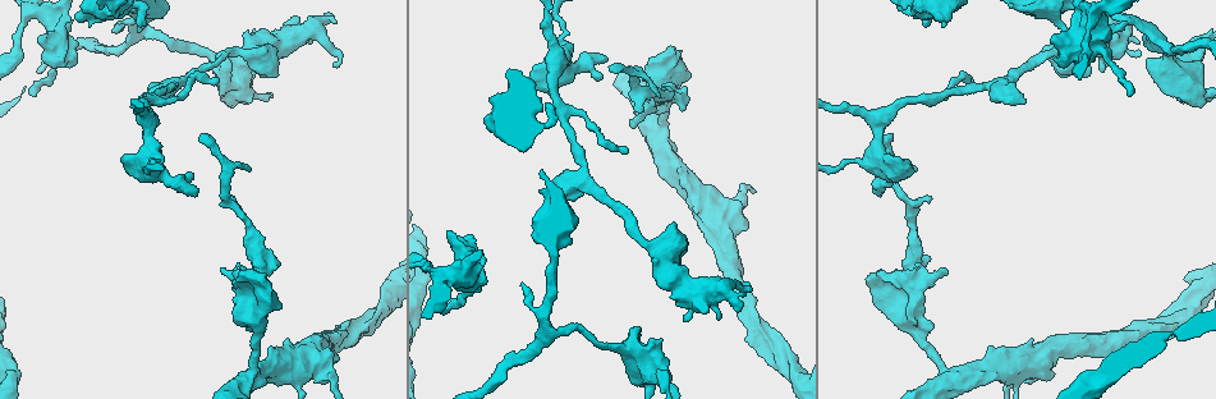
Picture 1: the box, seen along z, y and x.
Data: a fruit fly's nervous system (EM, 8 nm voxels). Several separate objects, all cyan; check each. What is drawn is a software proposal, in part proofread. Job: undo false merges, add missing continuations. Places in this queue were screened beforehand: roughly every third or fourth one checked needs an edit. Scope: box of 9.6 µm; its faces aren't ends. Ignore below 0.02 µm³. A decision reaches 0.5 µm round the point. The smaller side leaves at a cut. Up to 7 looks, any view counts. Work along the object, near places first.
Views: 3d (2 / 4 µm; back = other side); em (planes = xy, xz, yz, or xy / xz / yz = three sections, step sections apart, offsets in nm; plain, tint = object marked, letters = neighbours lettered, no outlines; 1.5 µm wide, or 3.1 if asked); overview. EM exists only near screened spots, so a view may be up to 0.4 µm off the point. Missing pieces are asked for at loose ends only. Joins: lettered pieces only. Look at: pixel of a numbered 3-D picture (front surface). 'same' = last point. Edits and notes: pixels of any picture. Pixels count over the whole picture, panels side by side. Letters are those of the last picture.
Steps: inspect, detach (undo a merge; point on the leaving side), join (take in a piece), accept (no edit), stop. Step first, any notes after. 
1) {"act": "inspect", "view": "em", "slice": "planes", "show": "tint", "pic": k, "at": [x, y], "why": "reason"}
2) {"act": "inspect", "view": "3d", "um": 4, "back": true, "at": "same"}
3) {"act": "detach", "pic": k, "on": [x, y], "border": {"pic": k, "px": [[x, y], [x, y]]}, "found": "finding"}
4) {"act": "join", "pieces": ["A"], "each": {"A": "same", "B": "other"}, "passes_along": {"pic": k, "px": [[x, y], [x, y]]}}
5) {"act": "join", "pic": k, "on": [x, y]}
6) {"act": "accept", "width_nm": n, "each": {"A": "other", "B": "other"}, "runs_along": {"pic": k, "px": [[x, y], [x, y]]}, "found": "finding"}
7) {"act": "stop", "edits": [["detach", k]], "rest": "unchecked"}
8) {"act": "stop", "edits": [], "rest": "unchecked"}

{"act": "inspect", "view": "em", "slice": "planes", "show": "letters", "pic": 1, "at": [1141, 52], "why": "an open end"}

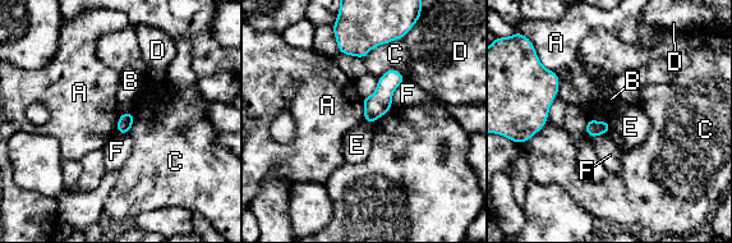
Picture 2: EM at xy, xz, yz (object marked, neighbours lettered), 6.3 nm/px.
{"act": "accept", "width_nm": 100, "longest_contact_nm": ["C", 260], "each": {"A": "other", "B": "other", "C": "other", "D": "other", "E": "other", "F": "other"}, "found": "no lettered piece goes on from it"}

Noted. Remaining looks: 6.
{"act": "inspect", "view": "em", "slice": "xz", "step": 8, "show": "tint", "pic": 1, "at": [522, 281], "why": "an open end"}

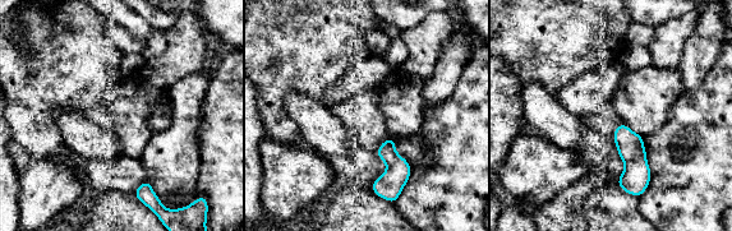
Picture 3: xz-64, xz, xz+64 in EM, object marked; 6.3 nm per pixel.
{"act": "inspect", "view": "em", "slice": "planes", "show": "letters", "at": "same", "why": "another direction"}

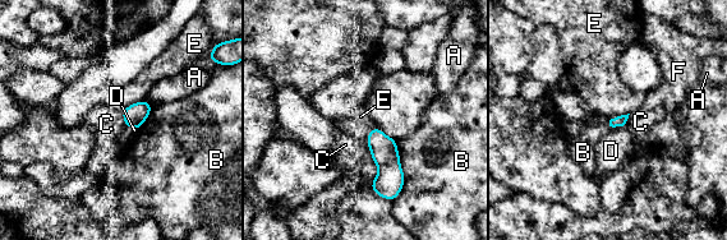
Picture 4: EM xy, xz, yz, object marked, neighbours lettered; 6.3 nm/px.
{"act": "accept", "each": {"A": "other", "B": "other", "C": "other", "D": "other", "E": "other", "F": "other"}, "border": {"pic": 4, "px": [[366, 143], [372, 157]]}, "found": "none of them fits"}

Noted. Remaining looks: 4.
{"act": "inspect", "view": "3d", "um": 2, "pic": 1, "at": [139, 25], "why": "end of a long branch"}

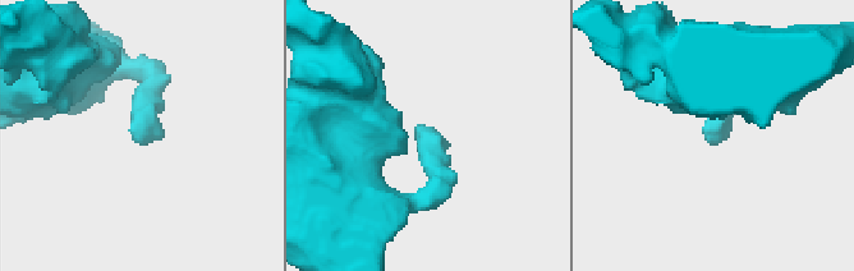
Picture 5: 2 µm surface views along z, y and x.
{"act": "inspect", "view": "em", "slice": "planes", "show": "letters", "pic": 5, "at": [423, 131]}

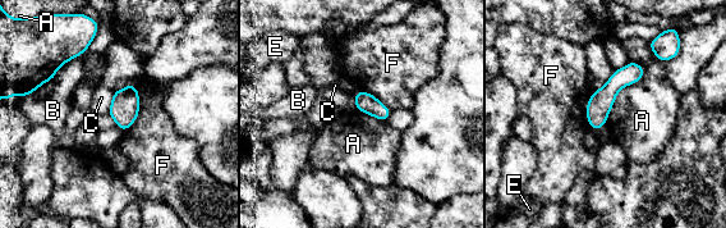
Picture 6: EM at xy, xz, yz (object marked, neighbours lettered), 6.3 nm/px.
{"act": "accept", "longest_contact_nm": ["A", 460], "each": {"A": "other", "B": "other", "C": "other", "E": "other", "F": "other"}, "runs_along": {"pic": 6, "px": [[641, 71], [603, 97], [593, 126]]}, "found": "none of them fits"}

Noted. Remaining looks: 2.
{"act": "stop", "edits": [], "rest": "unchecked"}

